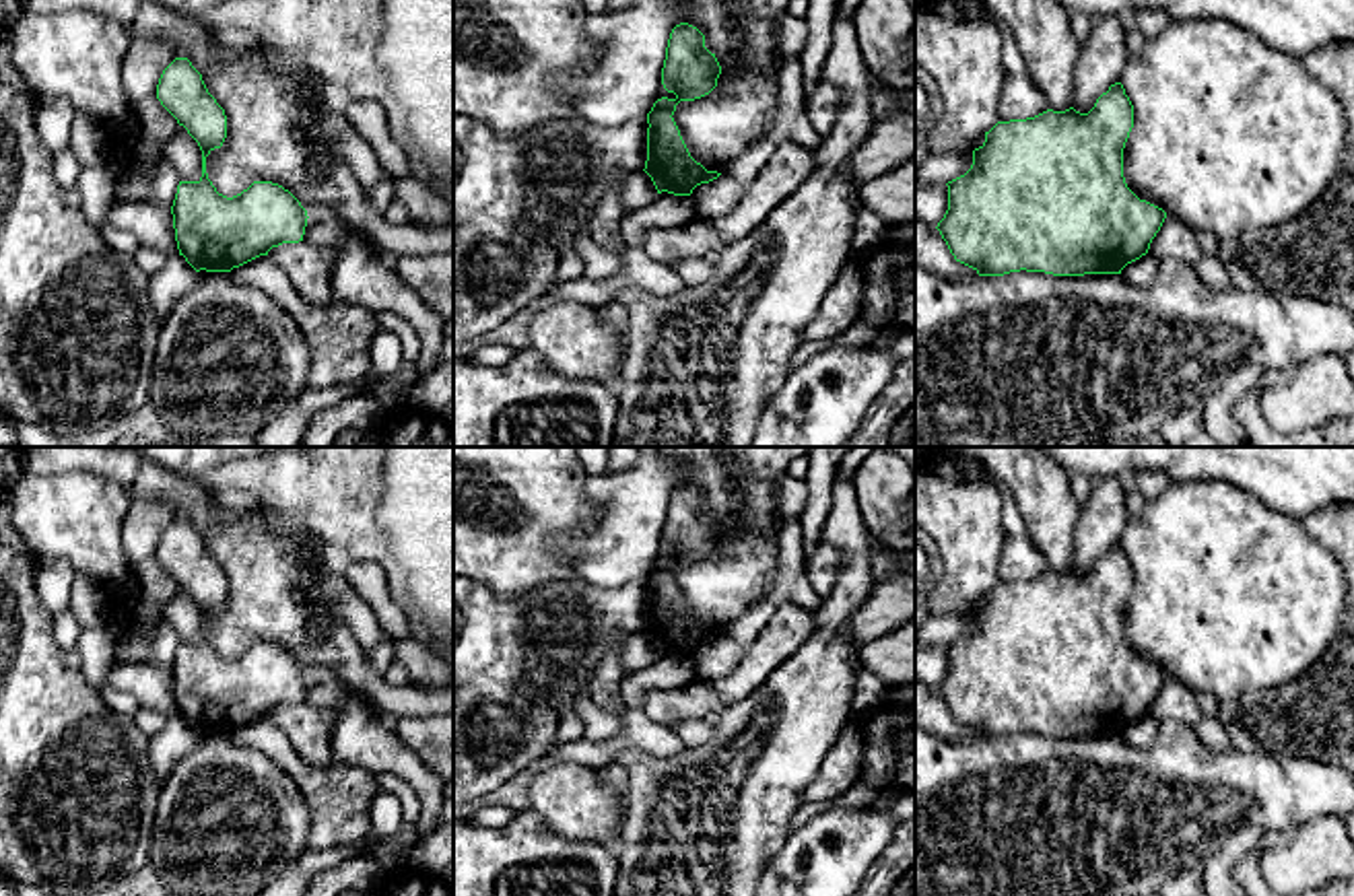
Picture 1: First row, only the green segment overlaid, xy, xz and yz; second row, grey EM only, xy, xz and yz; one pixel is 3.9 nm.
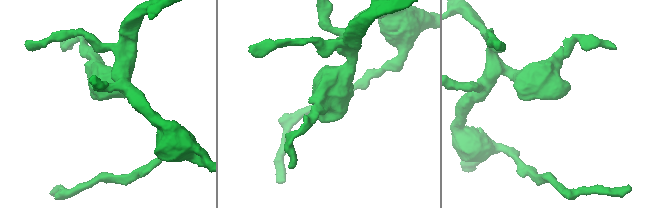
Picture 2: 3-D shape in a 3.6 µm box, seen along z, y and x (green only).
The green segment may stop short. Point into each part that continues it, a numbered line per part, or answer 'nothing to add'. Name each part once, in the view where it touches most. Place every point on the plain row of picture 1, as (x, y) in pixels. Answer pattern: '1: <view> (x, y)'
nothing to add

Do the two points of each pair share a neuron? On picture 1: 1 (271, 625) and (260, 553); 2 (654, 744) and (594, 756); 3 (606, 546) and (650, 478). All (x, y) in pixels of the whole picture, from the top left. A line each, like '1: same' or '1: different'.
1: same
2: same
3: same

